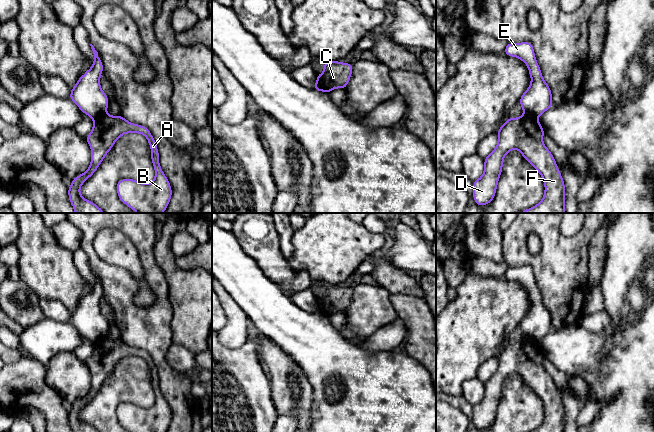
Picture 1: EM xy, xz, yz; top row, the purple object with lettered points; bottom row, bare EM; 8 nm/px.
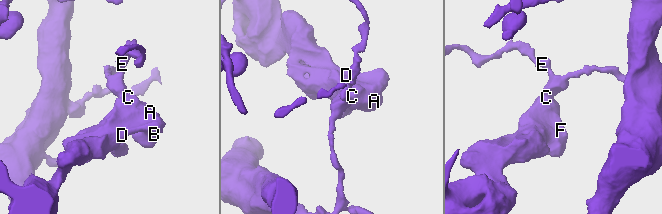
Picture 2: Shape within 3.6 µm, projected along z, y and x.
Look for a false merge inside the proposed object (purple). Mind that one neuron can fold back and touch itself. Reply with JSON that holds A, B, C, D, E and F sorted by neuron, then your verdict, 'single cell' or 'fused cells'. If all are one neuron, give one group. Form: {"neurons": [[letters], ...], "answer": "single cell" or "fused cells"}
{"neurons": [["A", "B", "C", "D", "F"], ["E"]], "answer": "fused cells"}

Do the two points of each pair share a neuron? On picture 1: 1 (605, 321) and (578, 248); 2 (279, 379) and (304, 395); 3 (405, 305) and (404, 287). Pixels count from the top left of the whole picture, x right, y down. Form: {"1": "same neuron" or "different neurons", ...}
{"1": "different neurons", "2": "same neuron", "3": "different neurons"}

